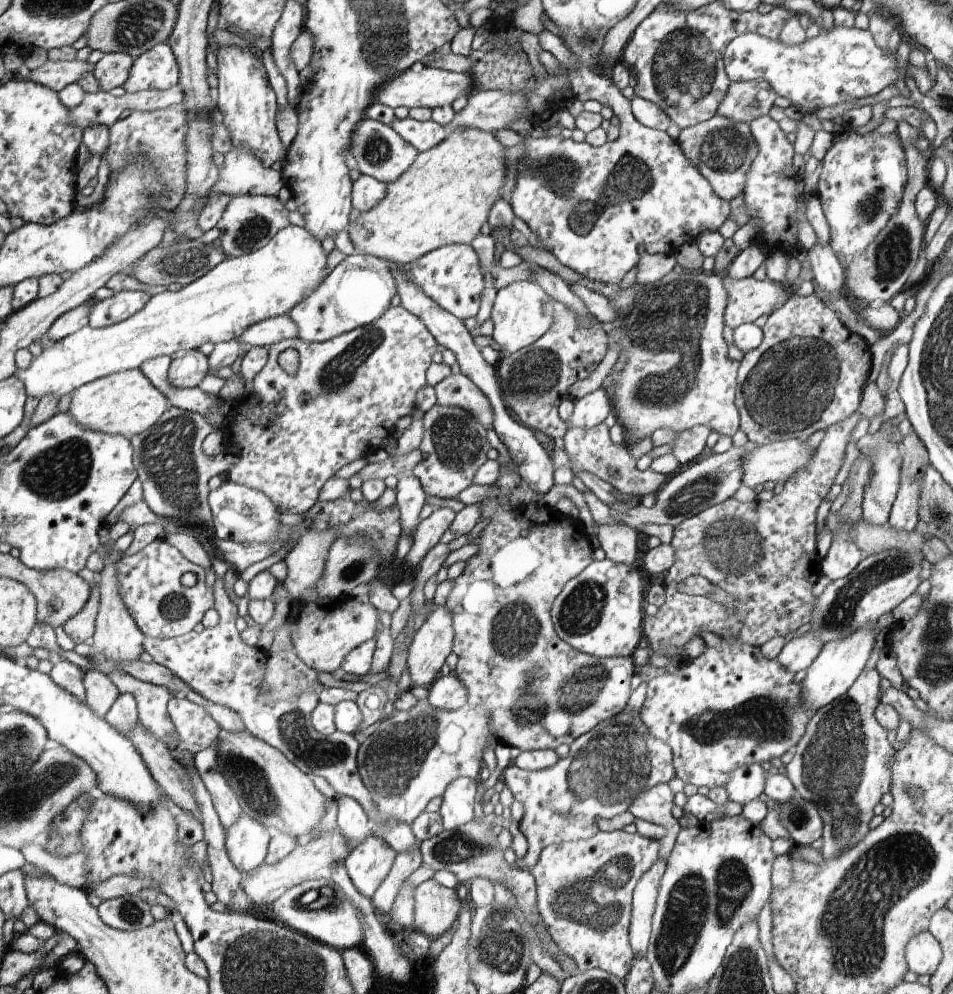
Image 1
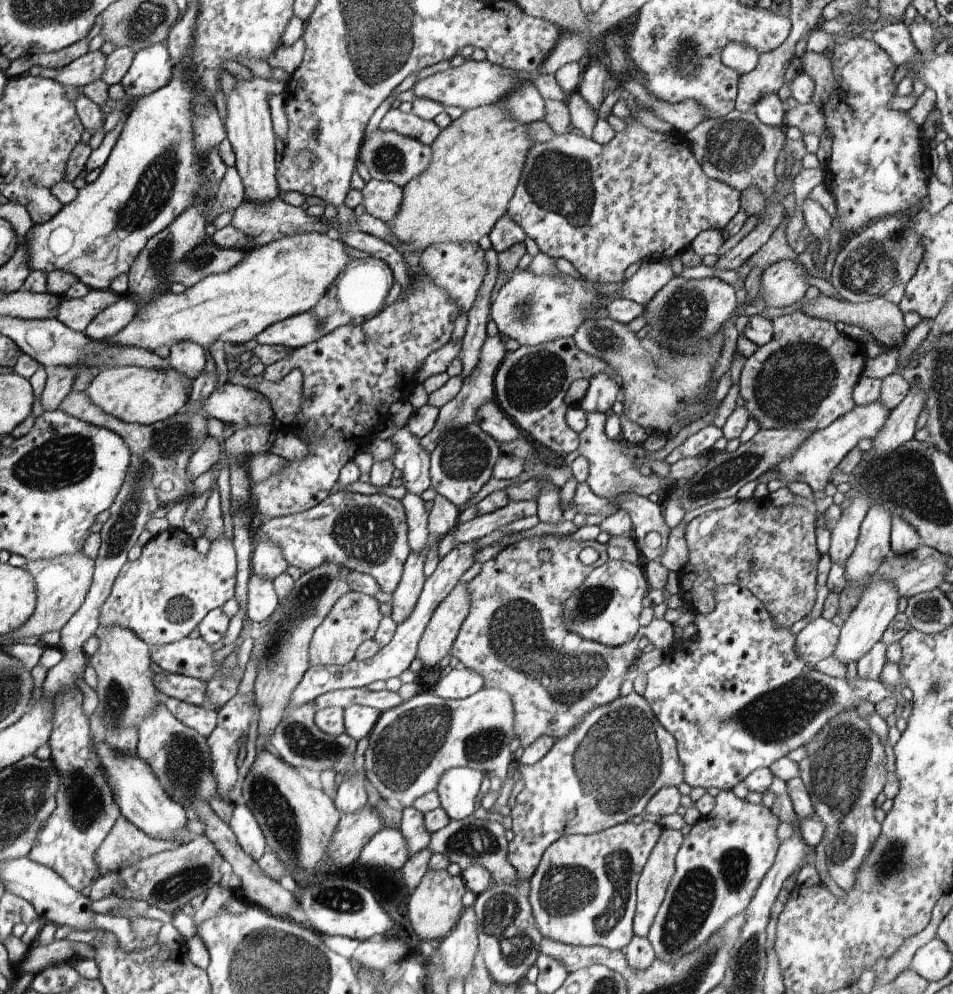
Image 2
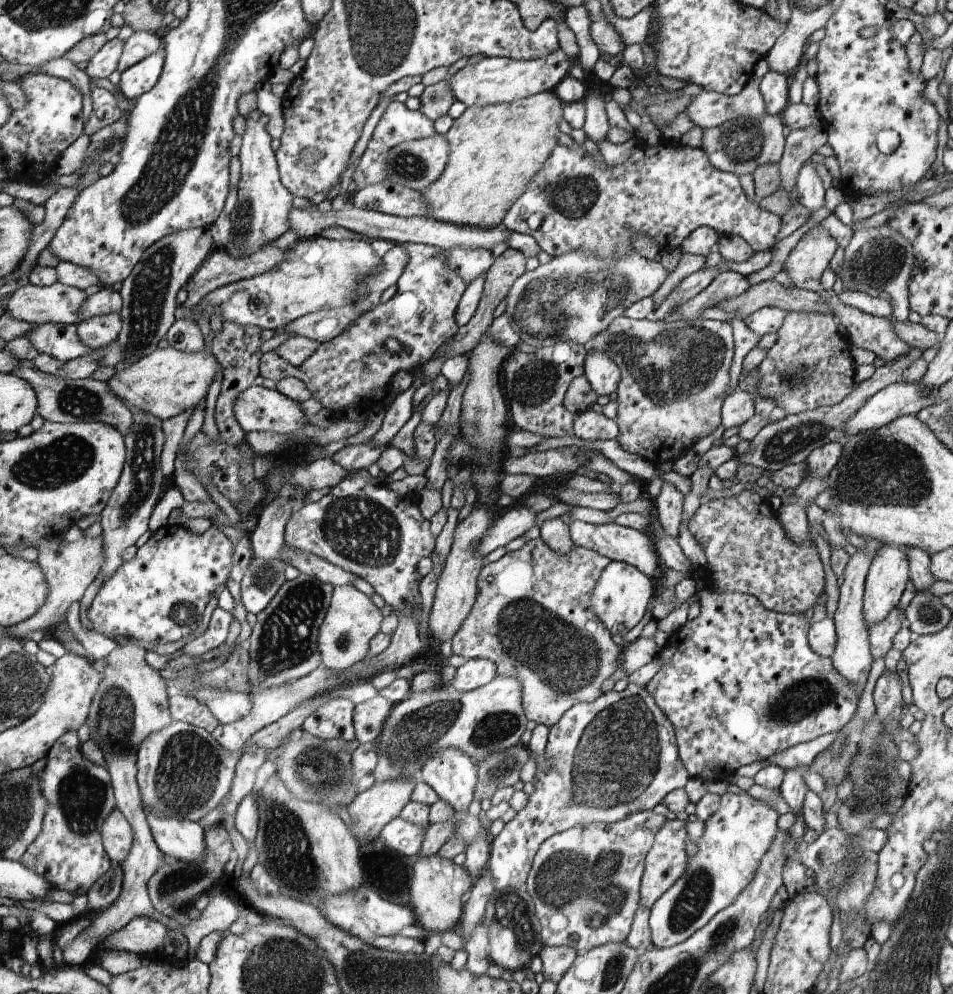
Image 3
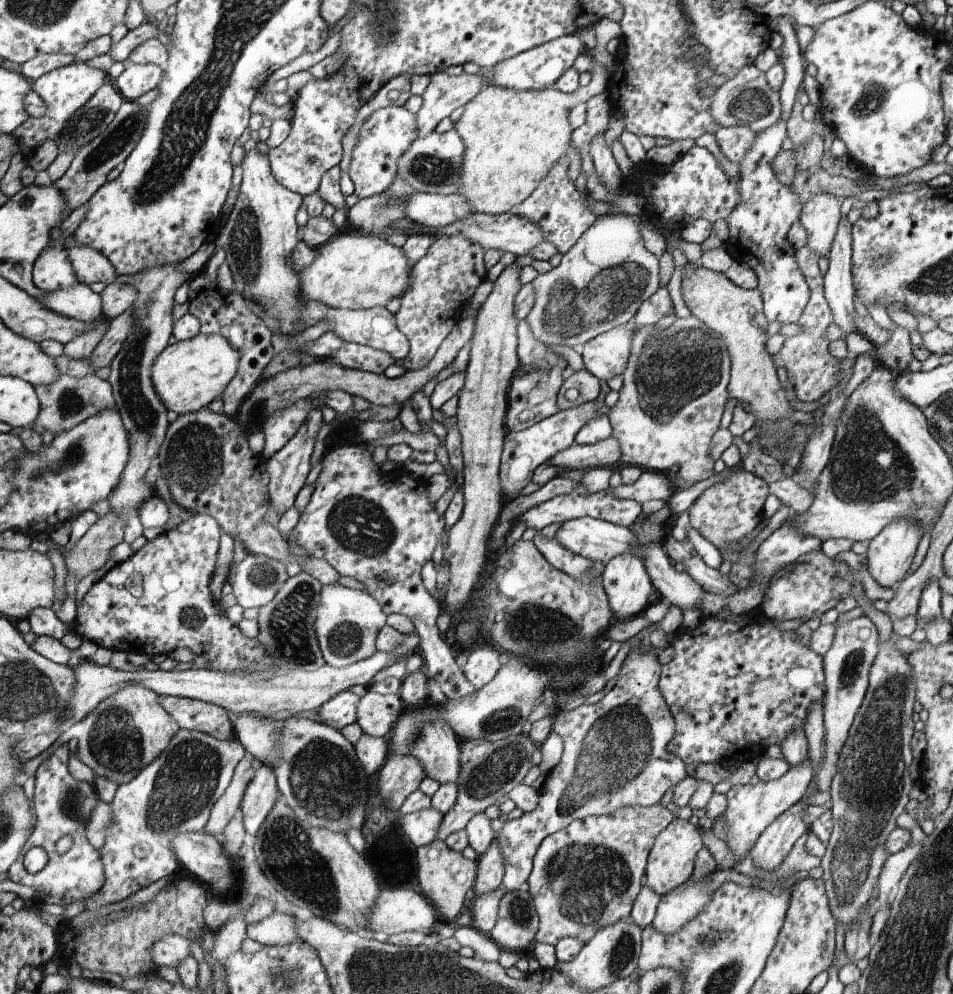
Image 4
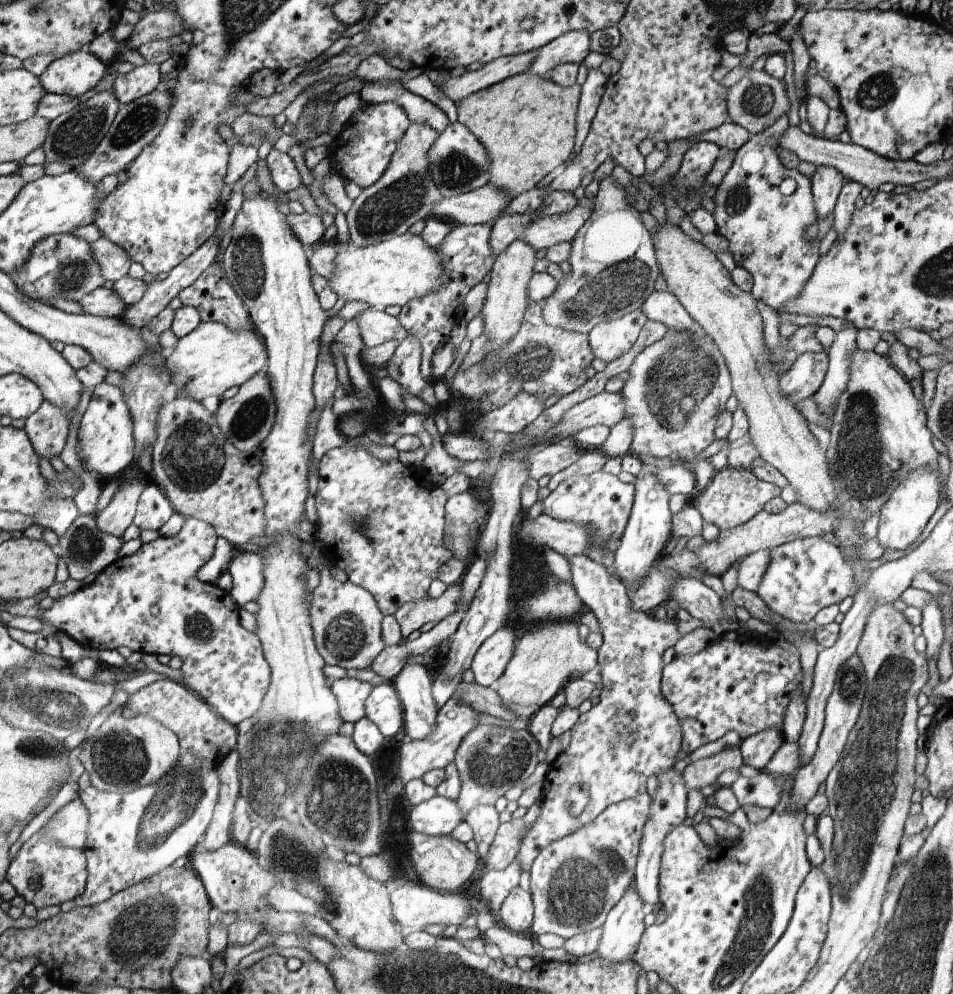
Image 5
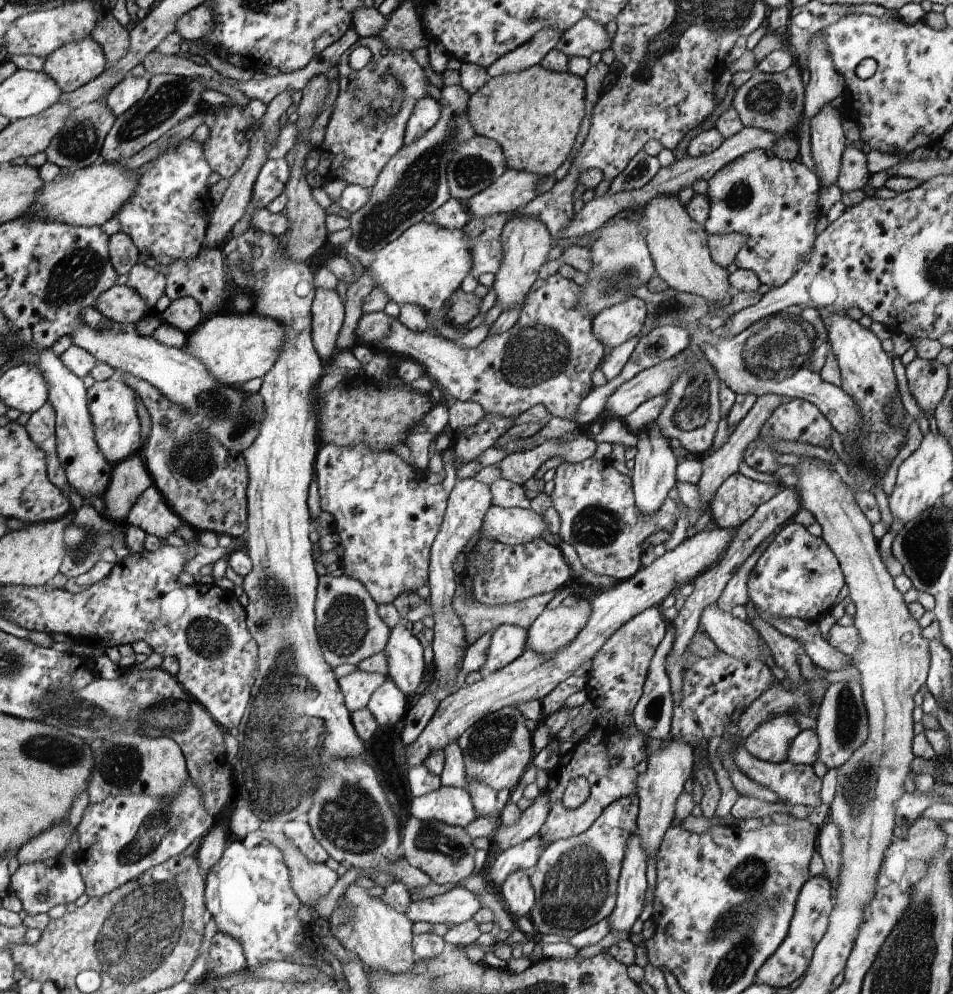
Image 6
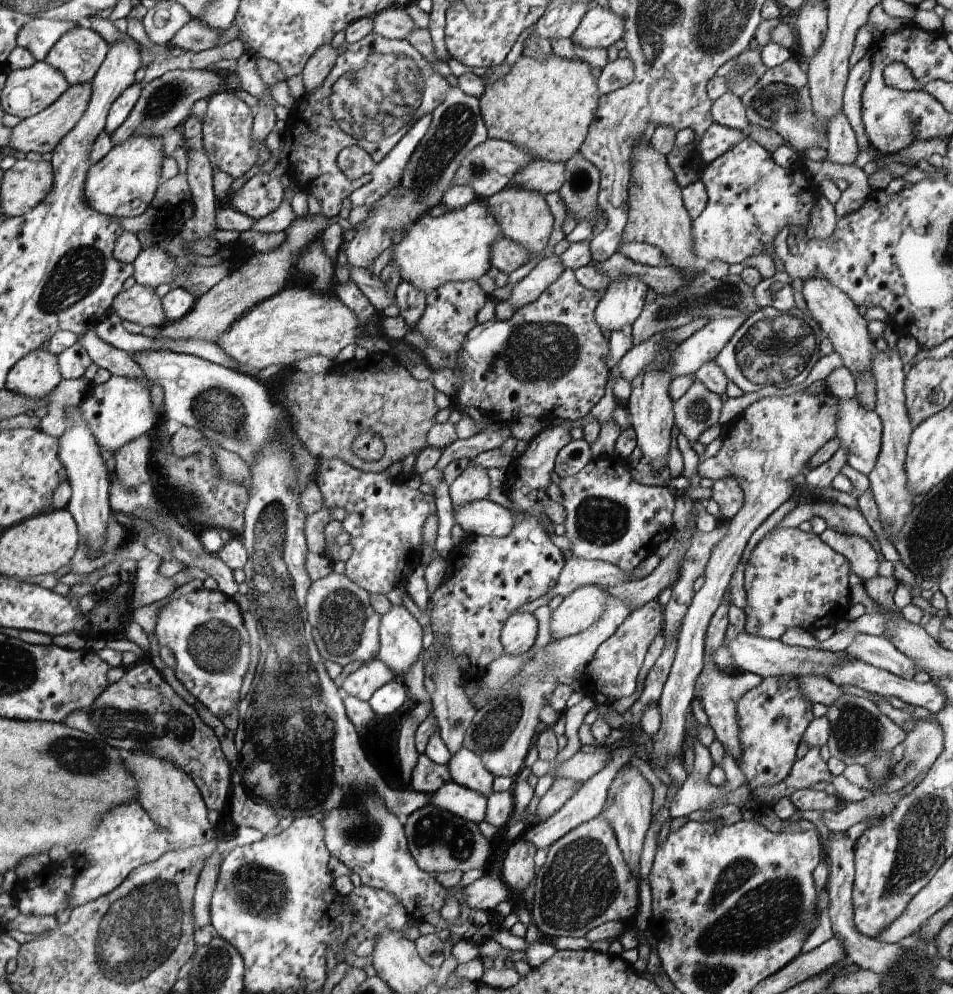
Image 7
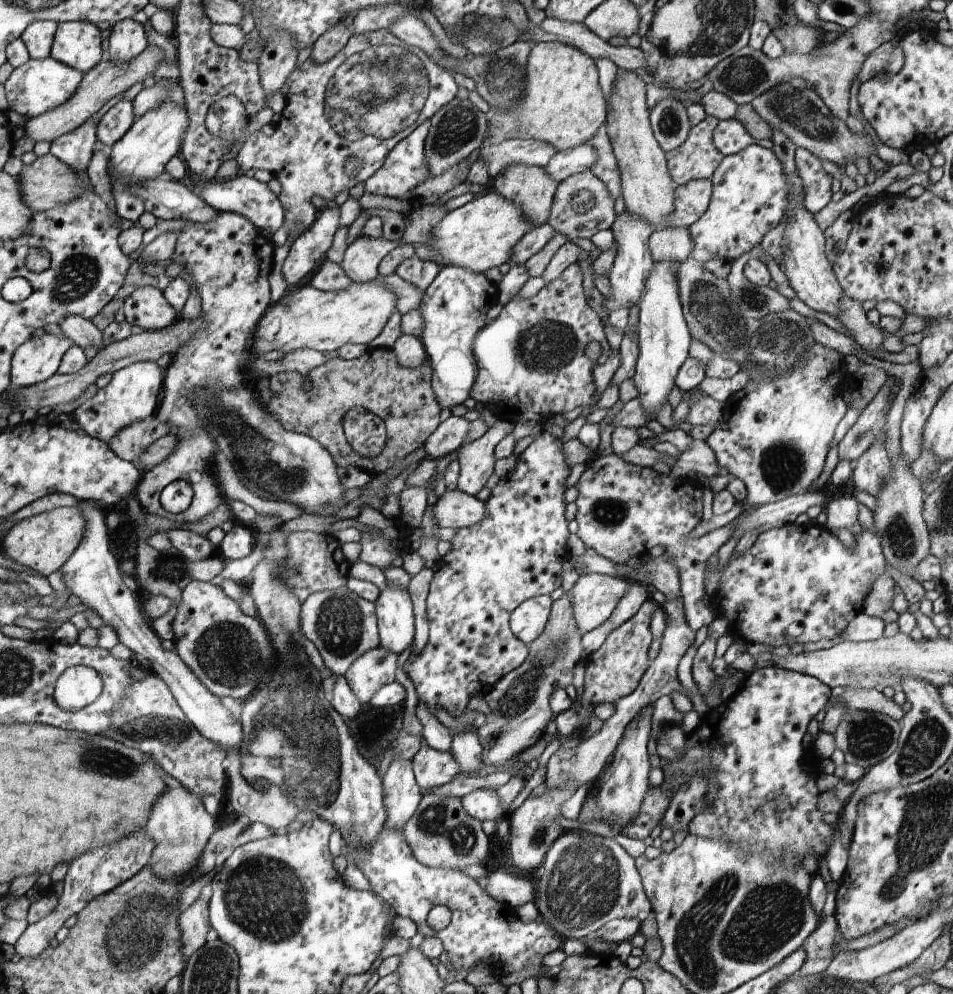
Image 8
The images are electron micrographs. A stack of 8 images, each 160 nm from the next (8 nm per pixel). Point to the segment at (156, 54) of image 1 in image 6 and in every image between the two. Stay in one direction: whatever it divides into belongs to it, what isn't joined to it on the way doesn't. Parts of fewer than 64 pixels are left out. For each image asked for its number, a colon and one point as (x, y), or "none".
2: (151, 68)
3: (137, 80)
4: (137, 79)
5: (142, 80)
6: (129, 90)

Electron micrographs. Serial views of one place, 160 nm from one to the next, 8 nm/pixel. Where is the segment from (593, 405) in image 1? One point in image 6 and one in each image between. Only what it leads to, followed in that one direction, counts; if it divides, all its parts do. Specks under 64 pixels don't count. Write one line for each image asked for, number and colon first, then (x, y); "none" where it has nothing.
2: (603, 390)
3: (600, 368)
4: (606, 355)
5: (610, 340)
6: (616, 324)

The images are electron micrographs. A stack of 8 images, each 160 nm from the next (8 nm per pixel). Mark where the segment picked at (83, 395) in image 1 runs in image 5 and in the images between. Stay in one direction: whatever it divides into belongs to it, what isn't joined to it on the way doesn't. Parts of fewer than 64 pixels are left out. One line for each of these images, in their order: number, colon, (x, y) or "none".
2: (134, 394)
3: (169, 381)
4: (188, 375)
5: (212, 358)

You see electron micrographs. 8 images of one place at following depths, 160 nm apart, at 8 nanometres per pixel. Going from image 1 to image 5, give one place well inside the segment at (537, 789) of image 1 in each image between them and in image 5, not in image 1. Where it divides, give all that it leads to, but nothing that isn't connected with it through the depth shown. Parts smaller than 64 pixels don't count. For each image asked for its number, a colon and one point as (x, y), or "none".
2: (605, 772)
3: (613, 757)
4: (618, 752)
5: (633, 733)

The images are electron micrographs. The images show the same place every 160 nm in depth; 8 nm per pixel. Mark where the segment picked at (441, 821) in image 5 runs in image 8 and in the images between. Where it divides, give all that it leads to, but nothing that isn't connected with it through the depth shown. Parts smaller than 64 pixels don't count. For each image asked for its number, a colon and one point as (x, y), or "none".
6: (453, 805)
7: (467, 803)
8: (484, 804)

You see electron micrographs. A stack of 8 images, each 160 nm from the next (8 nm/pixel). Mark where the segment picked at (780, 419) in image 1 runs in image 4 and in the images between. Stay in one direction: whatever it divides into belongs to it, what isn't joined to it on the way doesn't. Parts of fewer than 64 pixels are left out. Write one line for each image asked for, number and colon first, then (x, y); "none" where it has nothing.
2: (804, 377)
3: (810, 364)
4: (813, 371)

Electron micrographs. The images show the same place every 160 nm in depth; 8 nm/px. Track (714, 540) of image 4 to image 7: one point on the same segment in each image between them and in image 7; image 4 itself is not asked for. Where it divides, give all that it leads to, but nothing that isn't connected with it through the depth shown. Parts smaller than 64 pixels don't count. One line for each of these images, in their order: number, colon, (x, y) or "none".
5: (735, 495)
6: (737, 498)
7: (727, 492)

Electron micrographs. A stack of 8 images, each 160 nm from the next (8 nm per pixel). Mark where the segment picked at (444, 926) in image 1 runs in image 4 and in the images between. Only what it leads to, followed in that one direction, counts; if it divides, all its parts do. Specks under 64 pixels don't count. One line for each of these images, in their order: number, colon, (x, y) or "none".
2: (433, 908)
3: (437, 884)
4: (445, 876)

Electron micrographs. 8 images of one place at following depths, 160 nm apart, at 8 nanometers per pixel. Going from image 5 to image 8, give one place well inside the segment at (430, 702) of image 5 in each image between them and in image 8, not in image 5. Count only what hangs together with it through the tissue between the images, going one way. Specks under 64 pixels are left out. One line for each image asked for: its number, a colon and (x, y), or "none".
6: (405, 654)
7: (400, 636)
8: (394, 607)

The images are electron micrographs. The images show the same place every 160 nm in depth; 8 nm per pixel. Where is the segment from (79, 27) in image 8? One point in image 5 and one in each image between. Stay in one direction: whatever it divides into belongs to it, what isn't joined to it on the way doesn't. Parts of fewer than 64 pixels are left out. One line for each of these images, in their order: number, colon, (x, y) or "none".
5: (74, 74)
6: (75, 64)
7: (79, 54)

